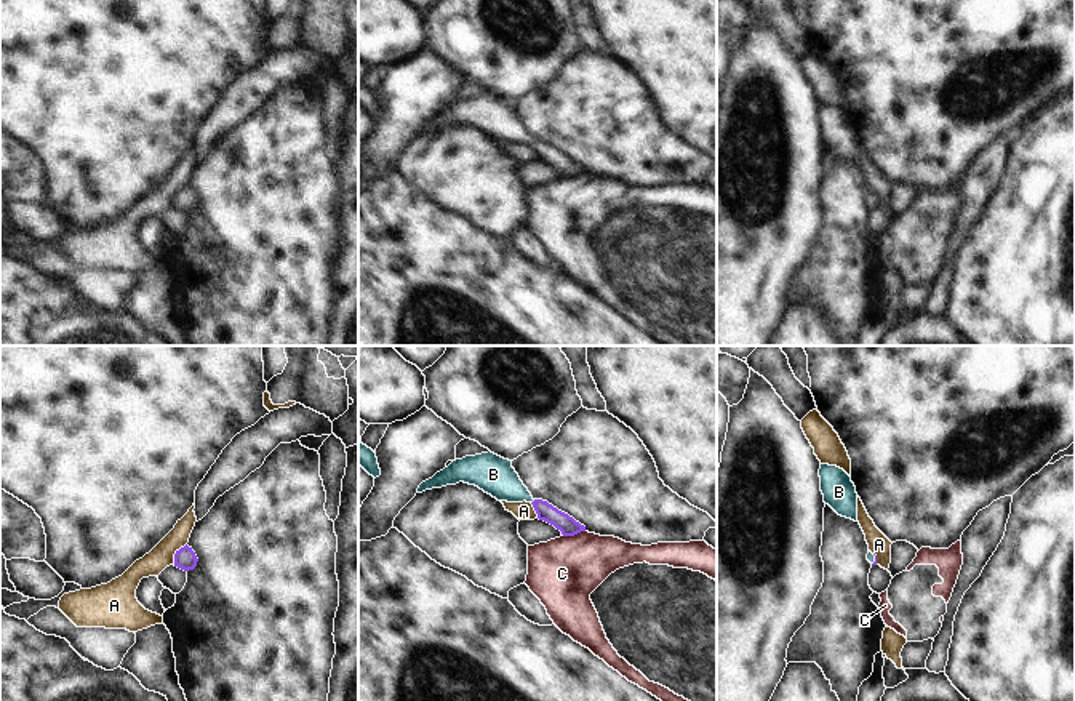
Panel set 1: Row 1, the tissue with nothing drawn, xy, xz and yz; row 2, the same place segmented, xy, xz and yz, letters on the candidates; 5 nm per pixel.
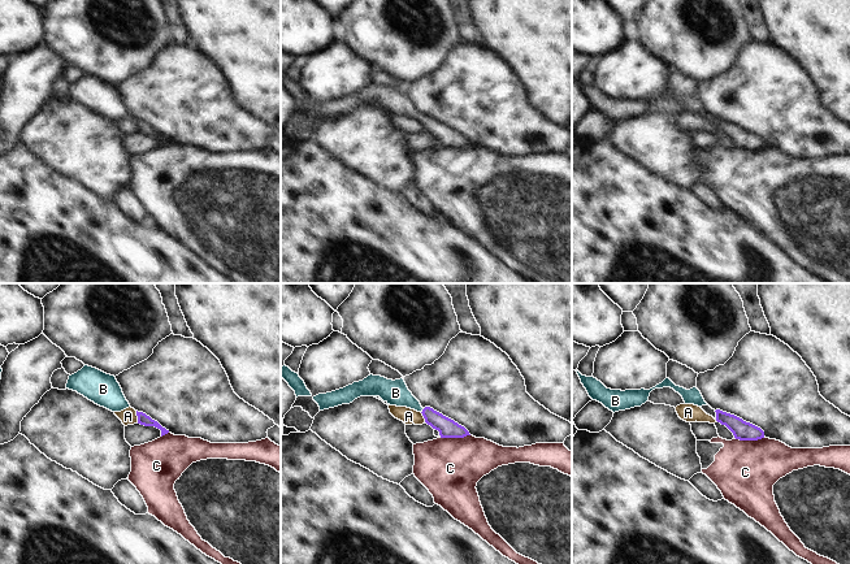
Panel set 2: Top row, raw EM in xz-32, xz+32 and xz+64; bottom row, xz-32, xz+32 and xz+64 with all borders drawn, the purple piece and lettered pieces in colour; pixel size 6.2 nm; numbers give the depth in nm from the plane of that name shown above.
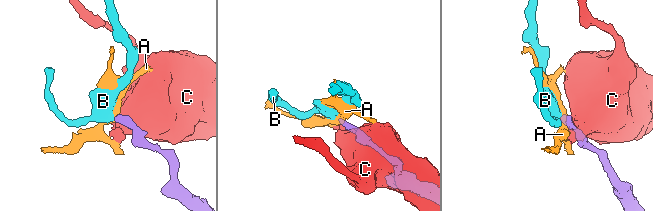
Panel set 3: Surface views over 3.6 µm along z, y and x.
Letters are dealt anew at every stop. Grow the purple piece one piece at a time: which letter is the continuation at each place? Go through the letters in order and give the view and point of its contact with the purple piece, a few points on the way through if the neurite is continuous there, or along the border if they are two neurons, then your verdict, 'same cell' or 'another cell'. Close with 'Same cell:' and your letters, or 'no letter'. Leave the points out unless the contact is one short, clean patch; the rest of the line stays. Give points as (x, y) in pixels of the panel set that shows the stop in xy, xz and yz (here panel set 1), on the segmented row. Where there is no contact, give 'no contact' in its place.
A: meets purple in xy at (175, 554); border along xy (186, 543), (175, 554), (173, 564); another cell
B: meets purple in xz at (533, 501); runs through xz (568, 527), (533, 501), (514, 492), (493, 474); same cell
C: meets purple in xz at (573, 535); another cell
Same cell: B

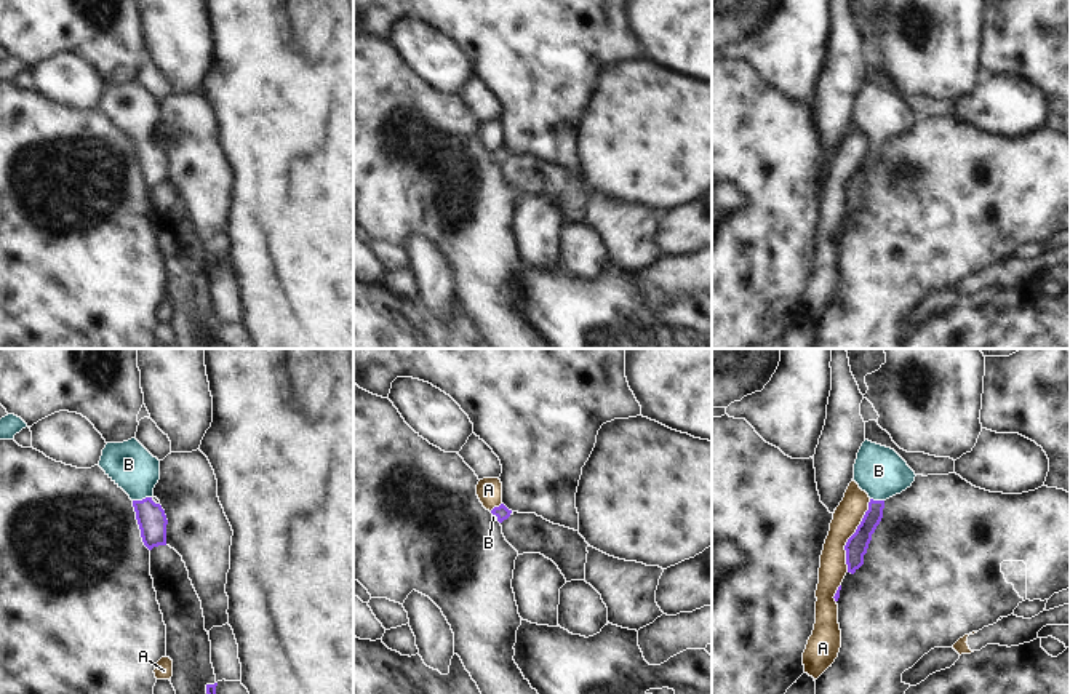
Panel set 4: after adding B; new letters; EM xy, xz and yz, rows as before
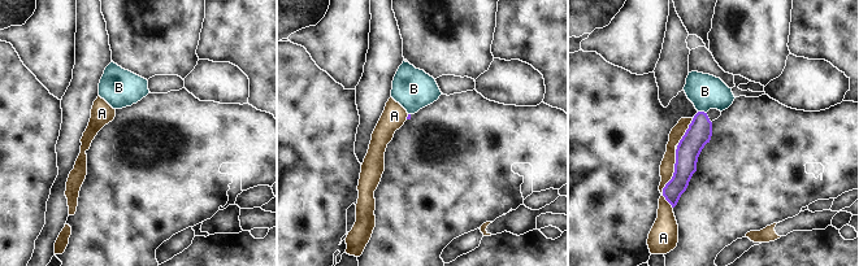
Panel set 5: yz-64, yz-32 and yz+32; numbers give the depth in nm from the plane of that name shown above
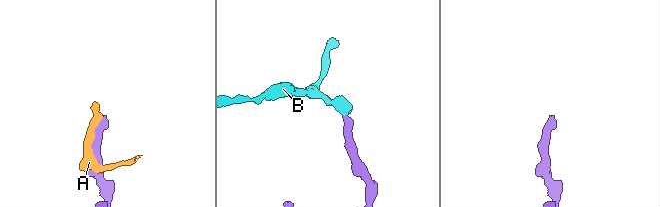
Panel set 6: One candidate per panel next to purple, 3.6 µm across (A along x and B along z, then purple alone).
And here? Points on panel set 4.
A: meets purple in yz at (851, 536); another cell
B: meets purple in xy at (141, 501); runs through xy (151, 517), (141, 501), (138, 475), (128, 464); same cell
Same cell: B

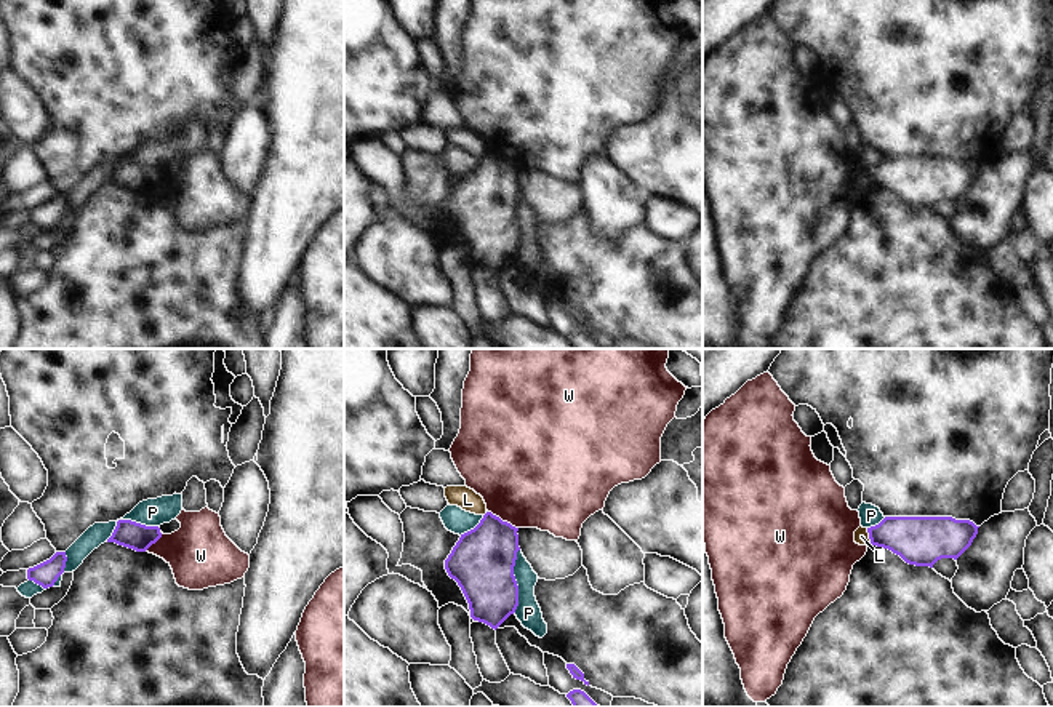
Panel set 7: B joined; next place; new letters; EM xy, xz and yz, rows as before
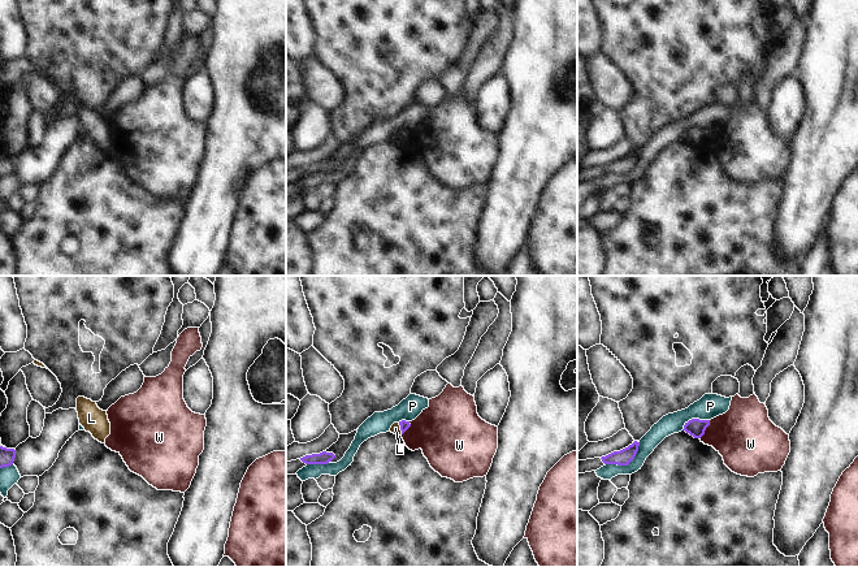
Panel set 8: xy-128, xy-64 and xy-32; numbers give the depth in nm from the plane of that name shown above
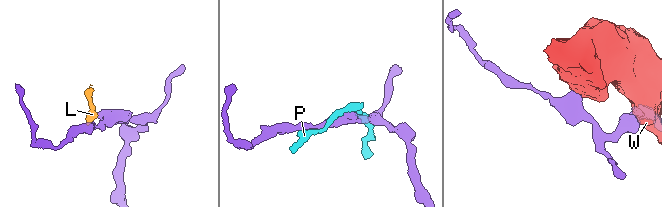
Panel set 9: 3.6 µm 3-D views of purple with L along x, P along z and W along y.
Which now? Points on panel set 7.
L: meets purple in yz at (869, 536); border along yz (866, 528), (871, 544); another cell
P: meets purple in xz at (516, 581); another cell
W: meets purple in xz at (501, 520); another cell
Same cell: no letter

